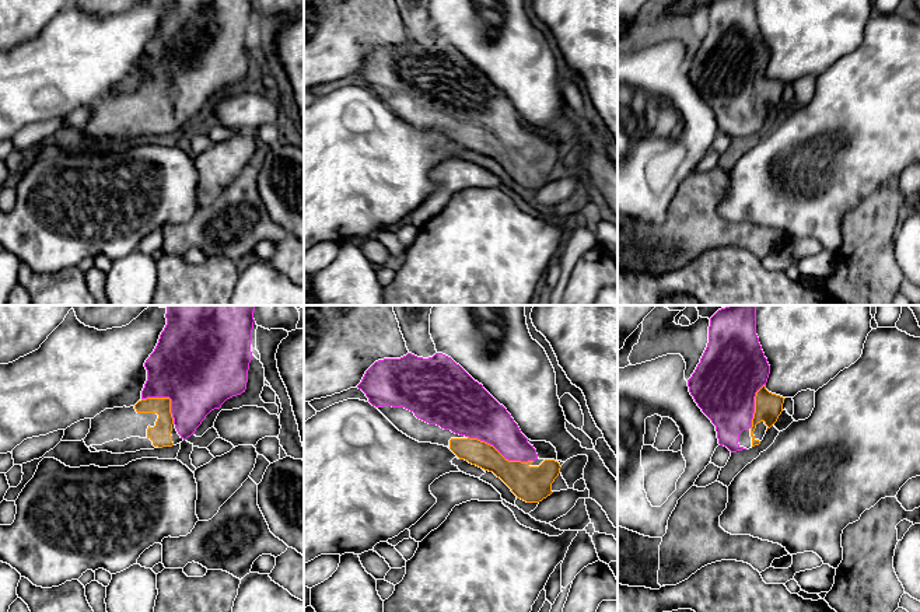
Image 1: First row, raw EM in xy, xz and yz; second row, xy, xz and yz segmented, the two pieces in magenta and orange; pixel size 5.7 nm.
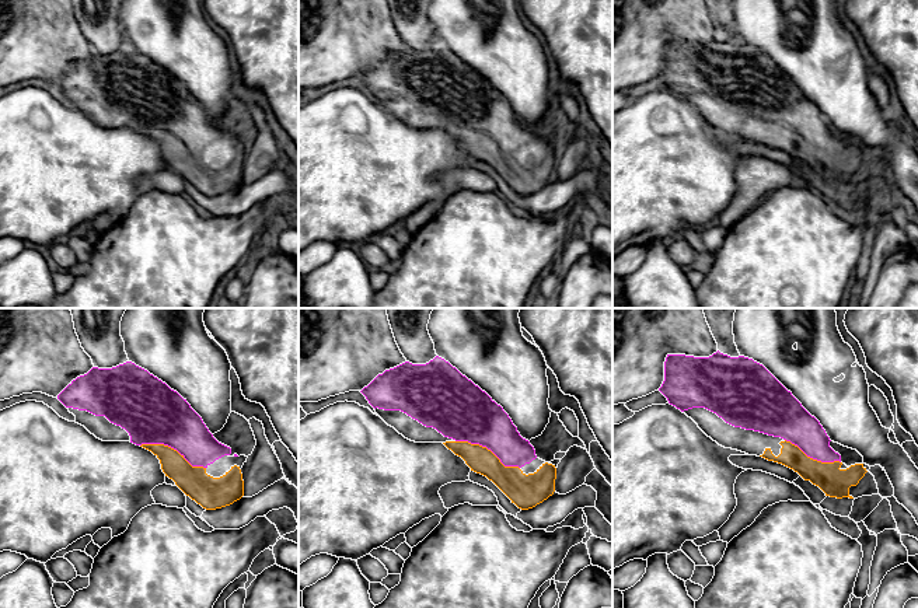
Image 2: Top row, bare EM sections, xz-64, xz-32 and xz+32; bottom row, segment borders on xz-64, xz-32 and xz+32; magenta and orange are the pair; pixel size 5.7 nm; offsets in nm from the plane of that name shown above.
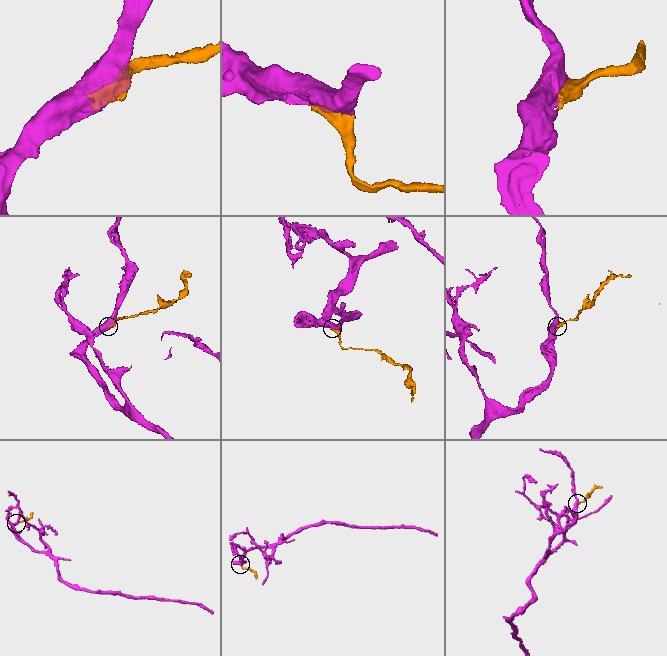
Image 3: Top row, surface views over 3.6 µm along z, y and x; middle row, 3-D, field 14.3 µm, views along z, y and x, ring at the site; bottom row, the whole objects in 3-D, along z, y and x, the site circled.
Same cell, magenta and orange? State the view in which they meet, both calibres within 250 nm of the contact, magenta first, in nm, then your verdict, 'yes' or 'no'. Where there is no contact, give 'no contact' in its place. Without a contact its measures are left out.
contact in xz; calibres 260 and 200 nm; yes

